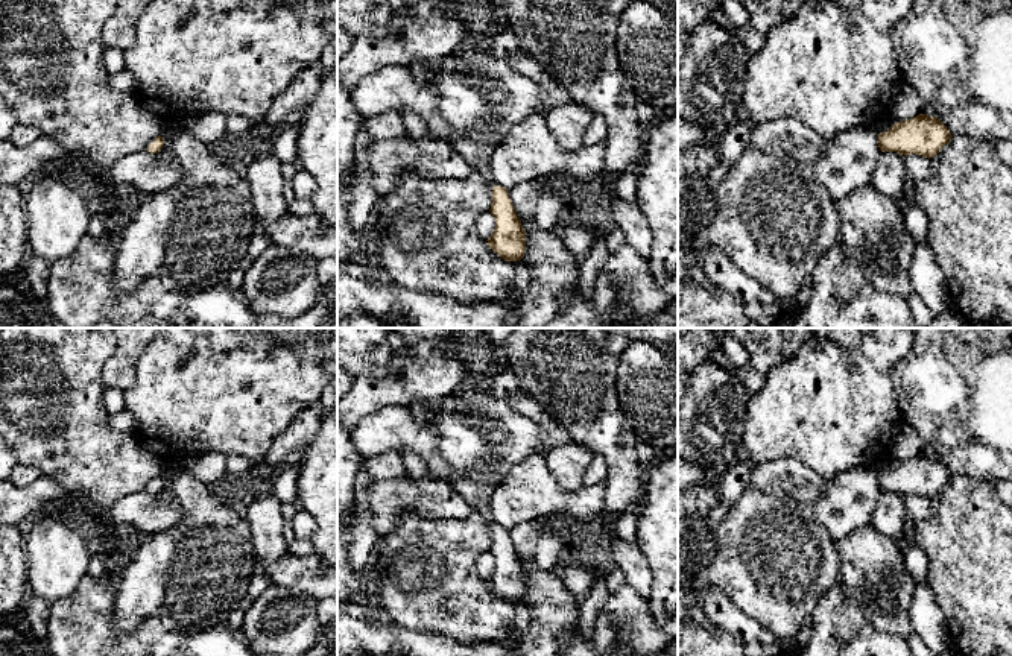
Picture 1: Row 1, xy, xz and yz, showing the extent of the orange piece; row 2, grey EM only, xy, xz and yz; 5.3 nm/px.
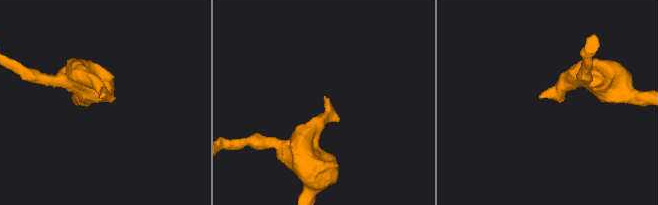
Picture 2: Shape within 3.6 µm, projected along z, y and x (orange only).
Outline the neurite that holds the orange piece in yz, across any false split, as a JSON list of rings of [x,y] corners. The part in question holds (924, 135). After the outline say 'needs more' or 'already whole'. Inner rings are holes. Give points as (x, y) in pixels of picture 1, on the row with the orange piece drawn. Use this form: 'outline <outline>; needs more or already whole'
outline [[[919,114],[910,120],[895,123],[887,132],[878,134],[881,152],[897,152],[904,156],[936,156],[951,141],[950,129],[938,118]]]; already whole

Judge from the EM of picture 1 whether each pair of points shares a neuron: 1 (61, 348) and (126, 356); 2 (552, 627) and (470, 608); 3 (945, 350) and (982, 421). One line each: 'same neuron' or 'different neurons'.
1: different neurons
2: different neurons
3: same neuron

